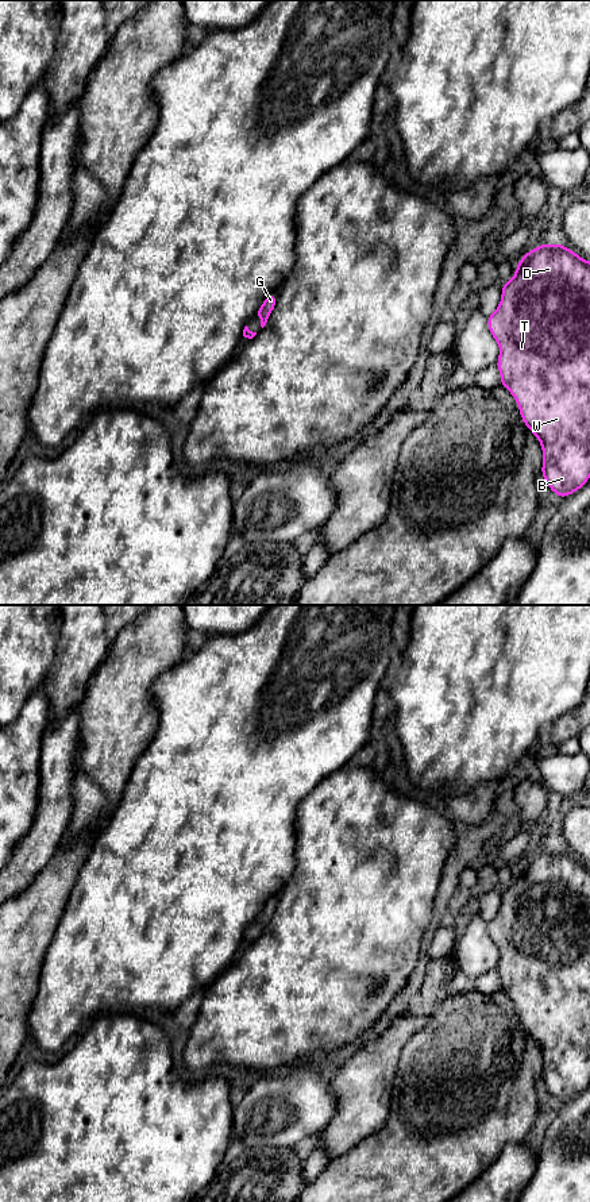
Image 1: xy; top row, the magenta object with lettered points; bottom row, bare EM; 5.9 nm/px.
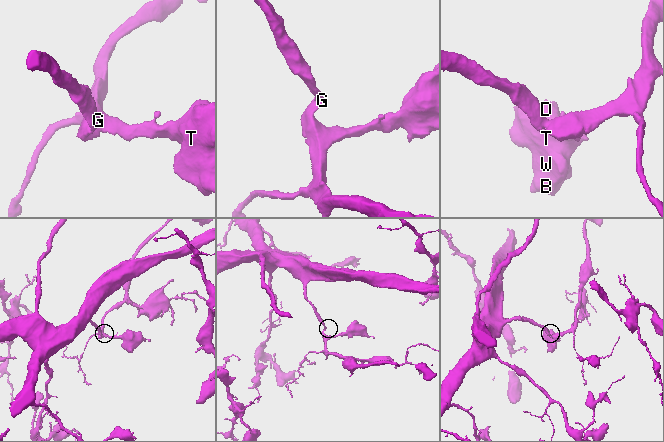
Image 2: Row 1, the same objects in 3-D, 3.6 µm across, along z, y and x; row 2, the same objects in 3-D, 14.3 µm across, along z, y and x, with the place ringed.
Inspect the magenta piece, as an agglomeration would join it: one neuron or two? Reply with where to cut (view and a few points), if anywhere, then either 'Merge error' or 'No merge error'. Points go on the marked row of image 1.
No split. No merge error

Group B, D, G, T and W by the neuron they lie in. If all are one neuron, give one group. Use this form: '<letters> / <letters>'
B D G T W

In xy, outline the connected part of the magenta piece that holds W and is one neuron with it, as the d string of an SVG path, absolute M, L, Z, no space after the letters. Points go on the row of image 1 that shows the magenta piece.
M560 243L528 251L513 278L502 284L500 305L487 317L487 327L500 346L500 384L516 398L524 424L541 444L541 475L560 498L575 493L590 478L590 262Z

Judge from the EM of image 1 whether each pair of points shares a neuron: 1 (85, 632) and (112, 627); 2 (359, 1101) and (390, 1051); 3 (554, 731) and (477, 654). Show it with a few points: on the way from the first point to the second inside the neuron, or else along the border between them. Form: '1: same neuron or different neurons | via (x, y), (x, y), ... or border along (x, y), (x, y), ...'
1: different neurons | border along (104, 619), (104, 632), (110, 643)
2: same neuron | via (362, 1089), (370, 1071), (378, 1063)
3: different neurons | border along (574, 707), (563, 713), (543, 735)

